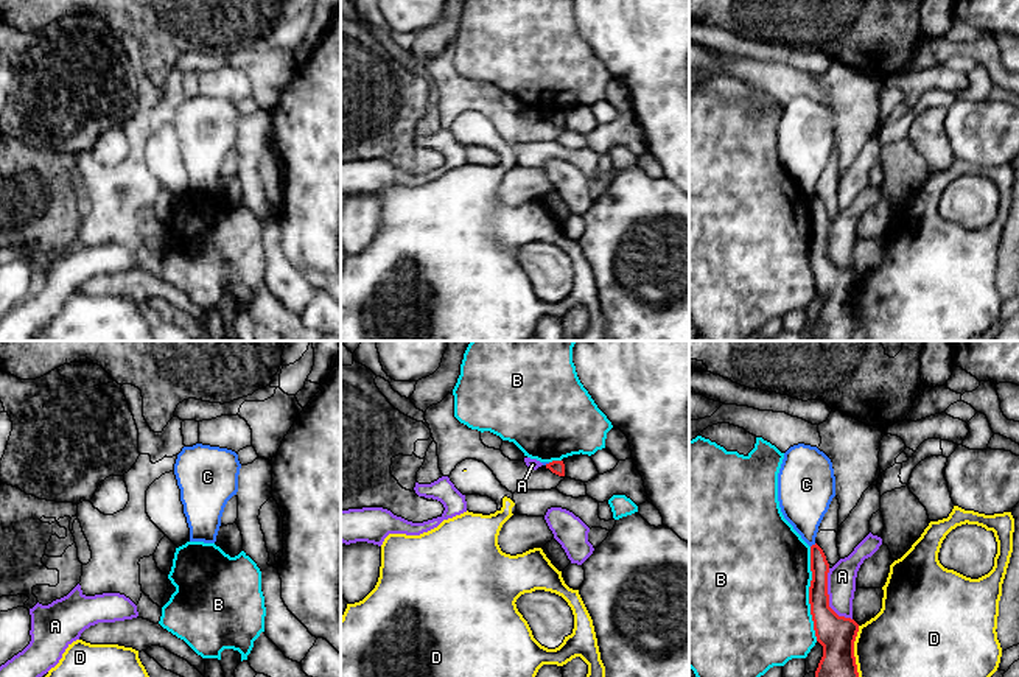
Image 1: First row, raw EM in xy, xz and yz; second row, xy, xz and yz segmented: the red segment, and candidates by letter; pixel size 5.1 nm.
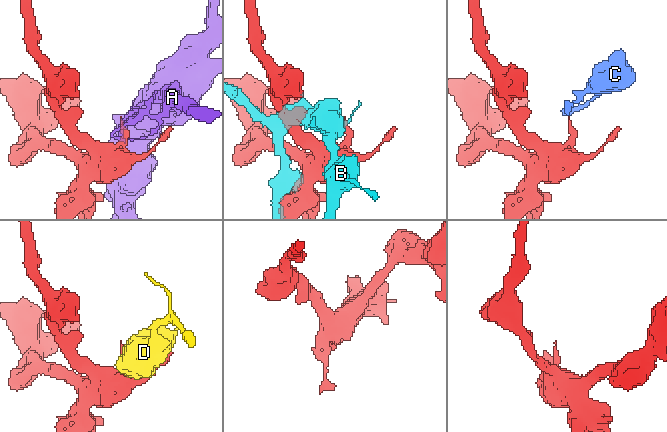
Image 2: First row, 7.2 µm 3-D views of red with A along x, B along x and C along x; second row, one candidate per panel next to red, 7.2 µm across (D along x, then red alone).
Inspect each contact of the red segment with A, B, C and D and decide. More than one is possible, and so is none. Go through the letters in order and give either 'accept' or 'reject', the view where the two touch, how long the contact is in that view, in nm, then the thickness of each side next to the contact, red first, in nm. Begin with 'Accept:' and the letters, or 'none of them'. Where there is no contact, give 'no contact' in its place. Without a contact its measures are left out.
Accept: none of them
A: reject; contact in yz; length 300 nm; calibres 190 and 140 nm
B: reject; contact in yz; length 480 nm; calibres 190 and 500 nm
C: reject; contact in yz; length 40 nm; calibres 100 and 260 nm
D: reject; contact in yz; length 260 nm; calibres 190 and 360 nm

